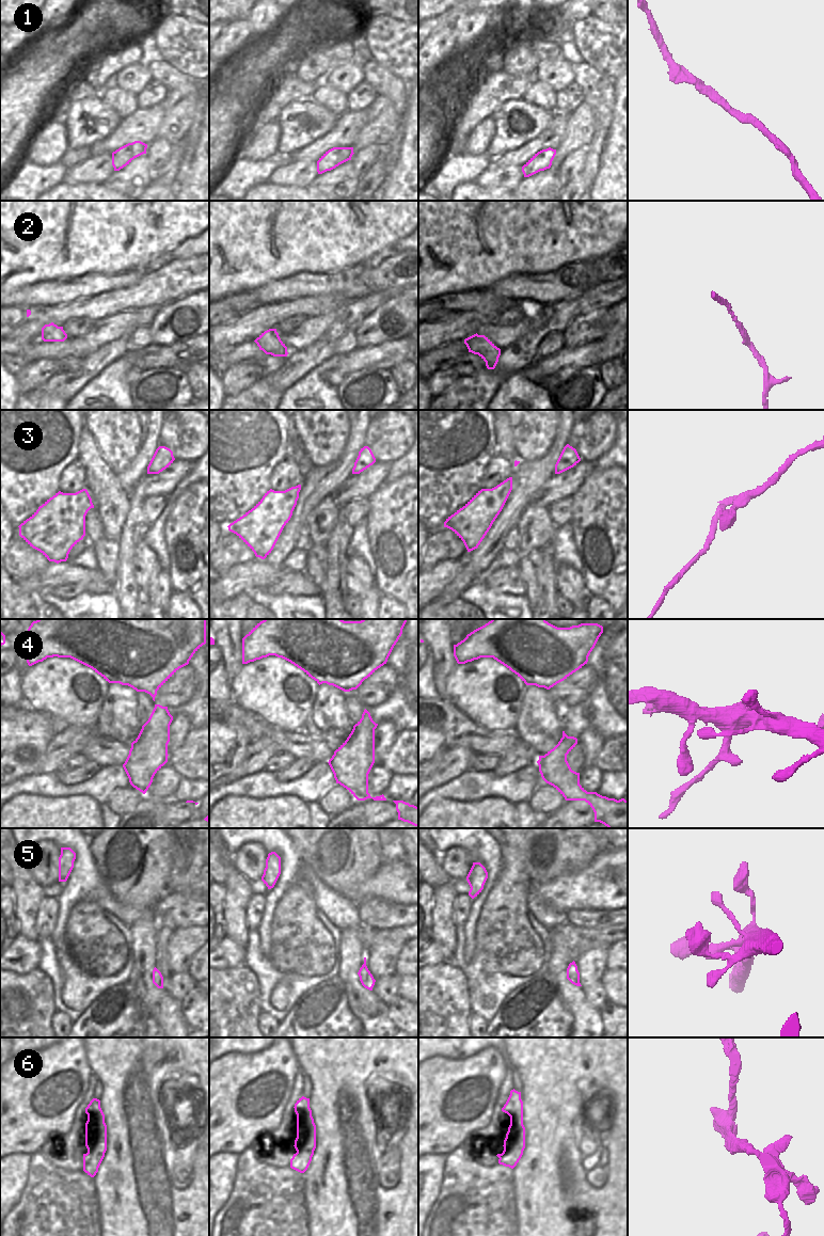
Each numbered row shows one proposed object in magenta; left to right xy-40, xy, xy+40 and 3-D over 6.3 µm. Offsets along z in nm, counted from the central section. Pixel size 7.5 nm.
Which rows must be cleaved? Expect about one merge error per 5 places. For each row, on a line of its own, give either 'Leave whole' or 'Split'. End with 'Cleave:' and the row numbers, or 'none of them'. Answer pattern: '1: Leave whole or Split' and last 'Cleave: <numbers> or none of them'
1: Leave whole
2: Leave whole
3: Leave whole
4: Leave whole
5: Leave whole
6: Leave whole
Cleave: none of them

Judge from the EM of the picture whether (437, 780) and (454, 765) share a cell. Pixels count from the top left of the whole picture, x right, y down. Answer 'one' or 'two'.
one

